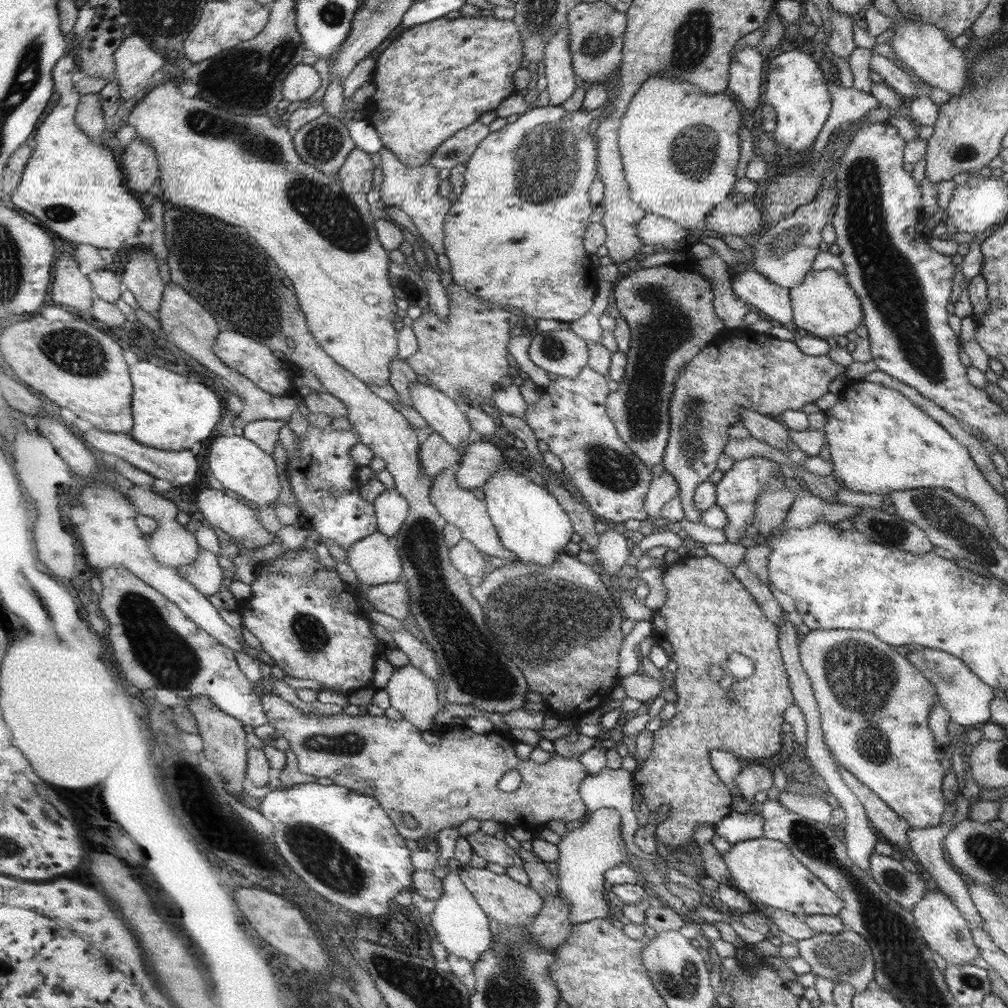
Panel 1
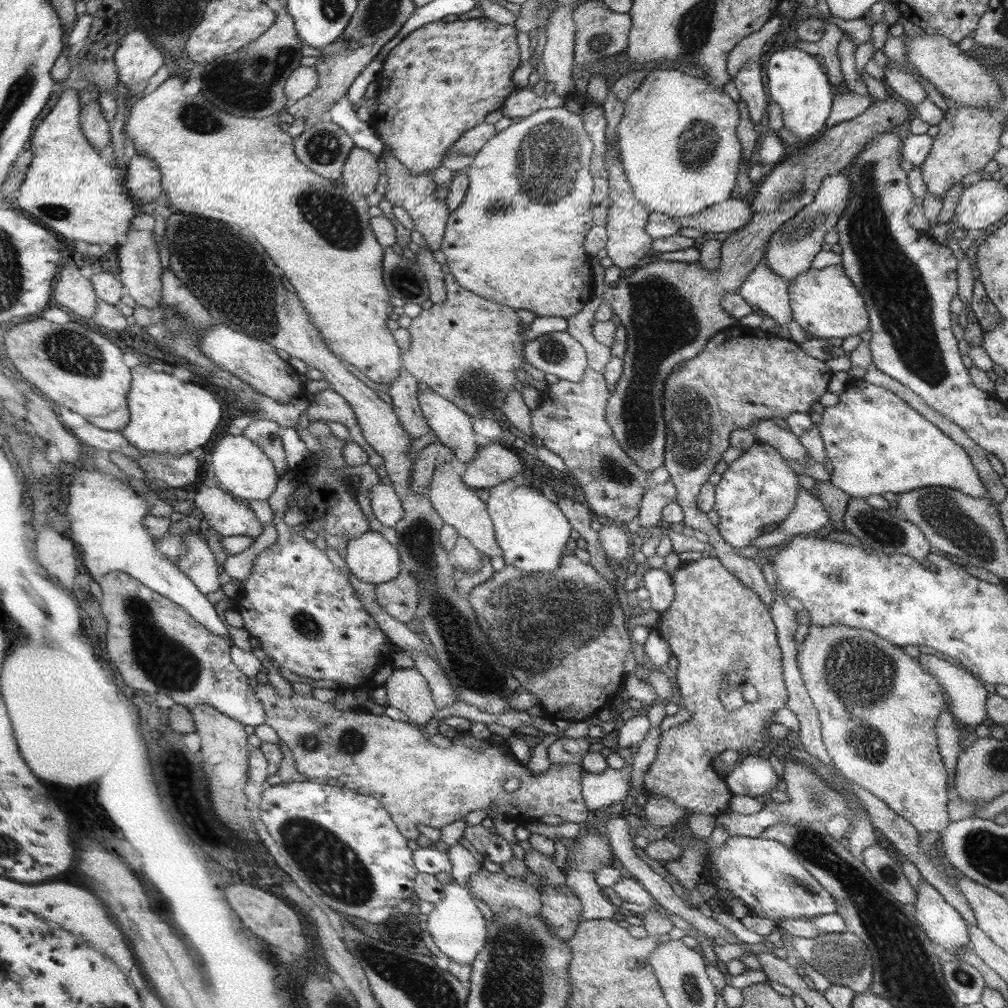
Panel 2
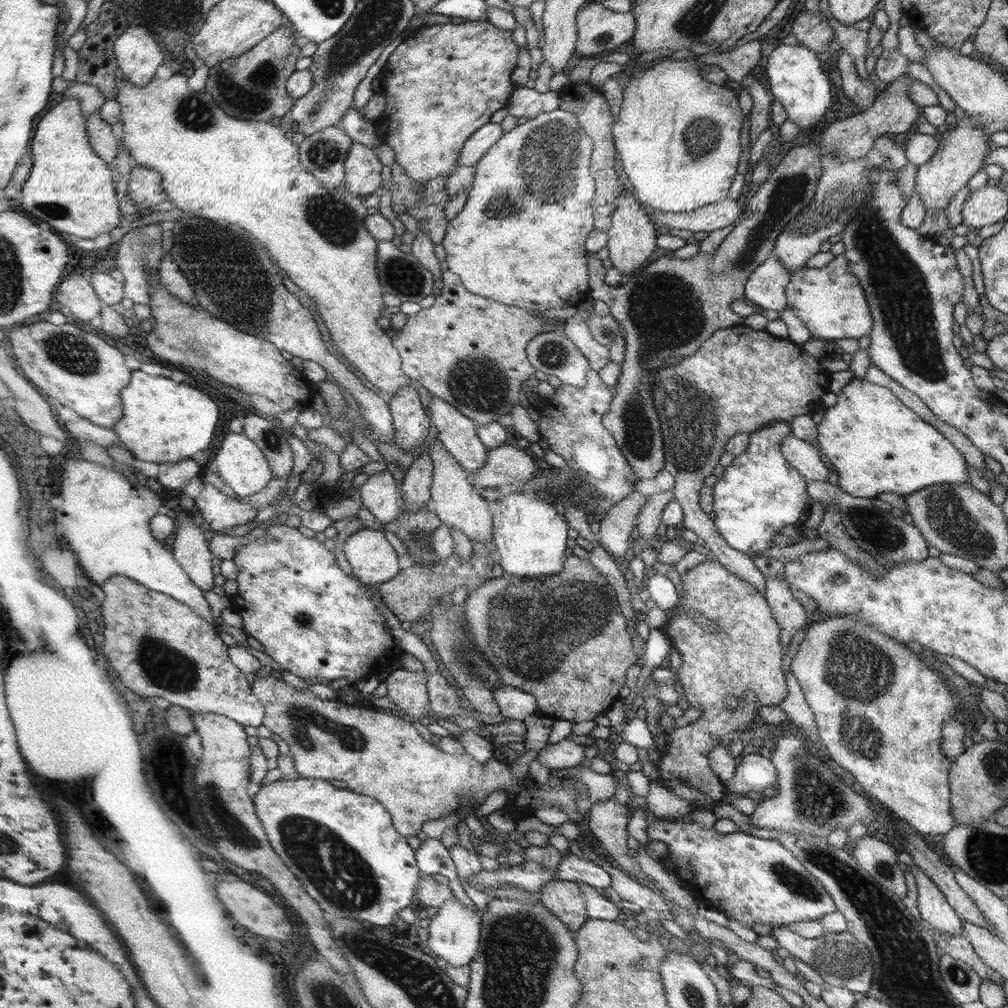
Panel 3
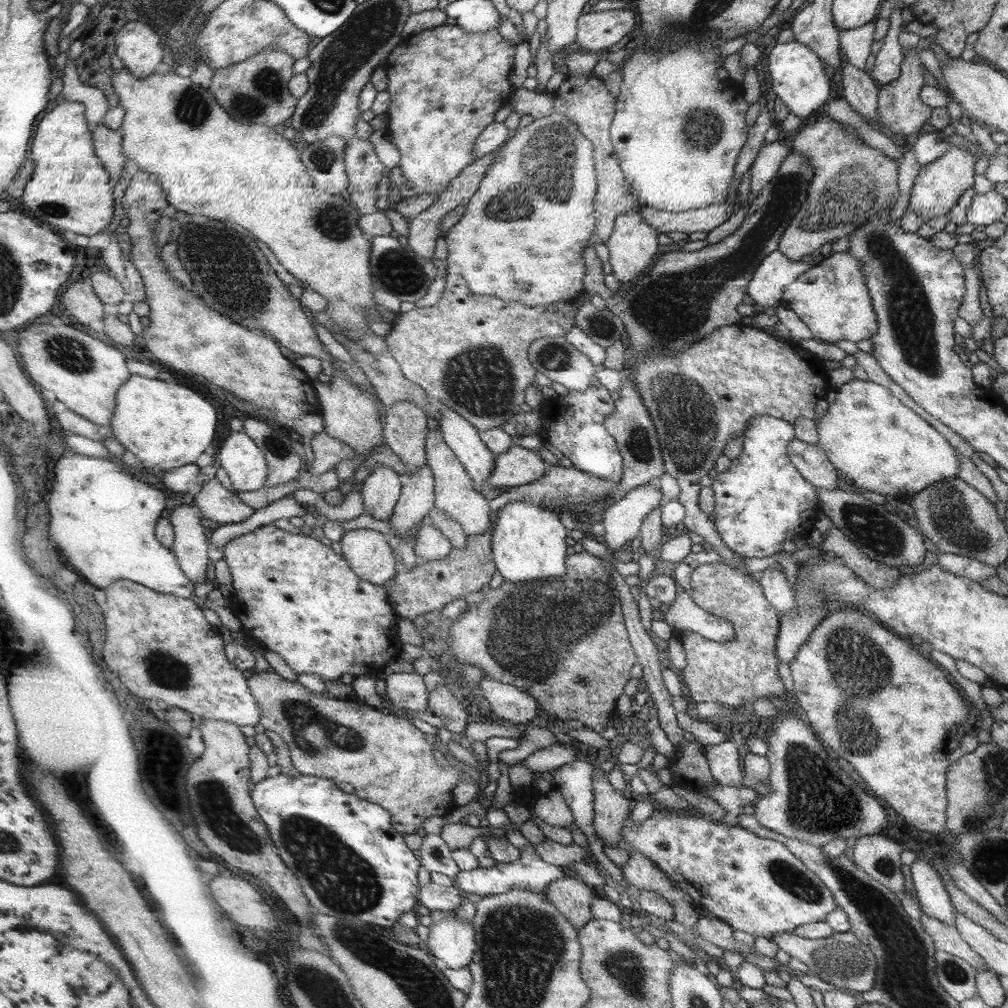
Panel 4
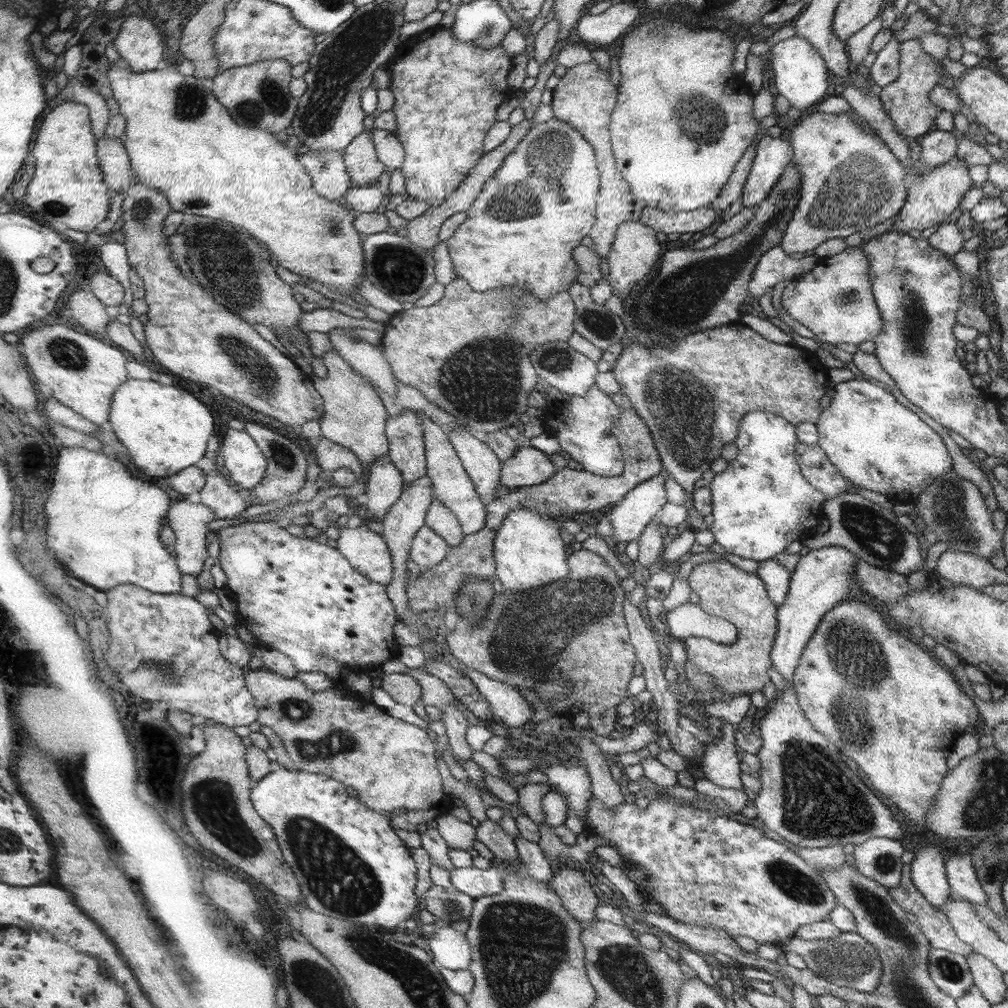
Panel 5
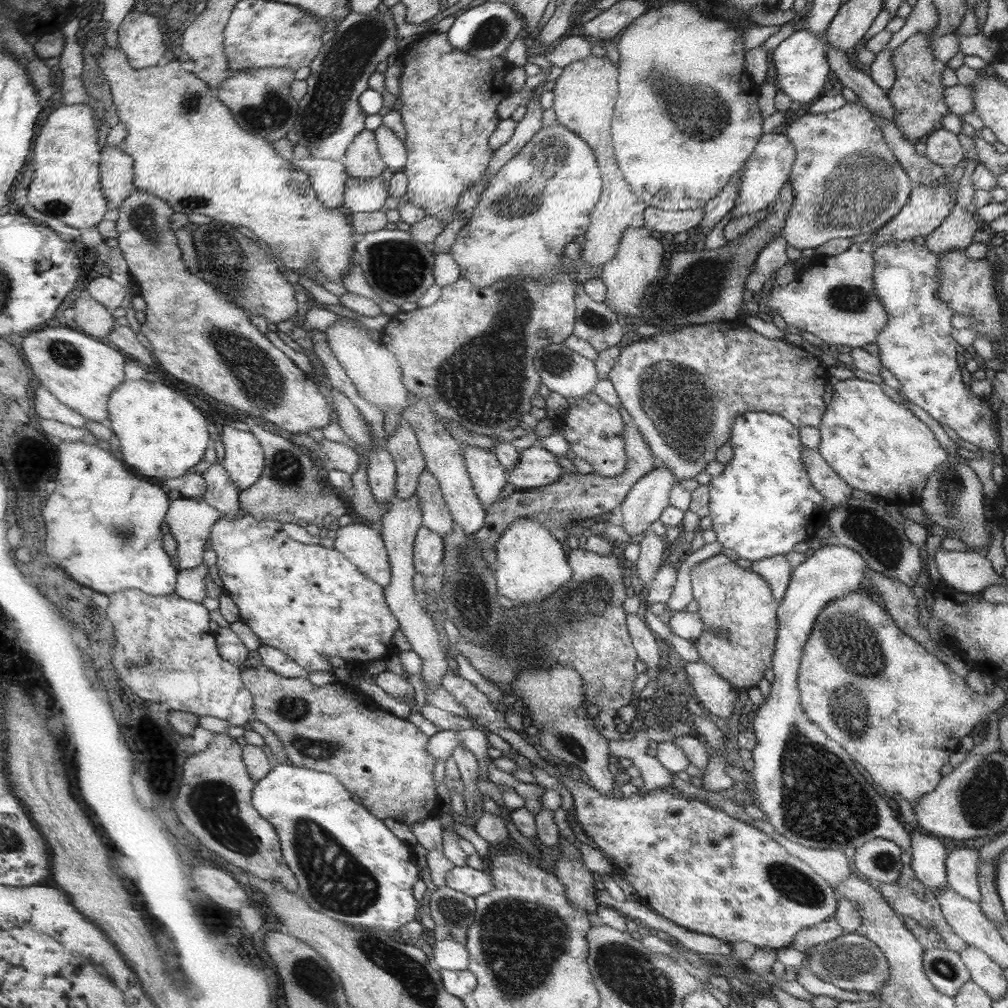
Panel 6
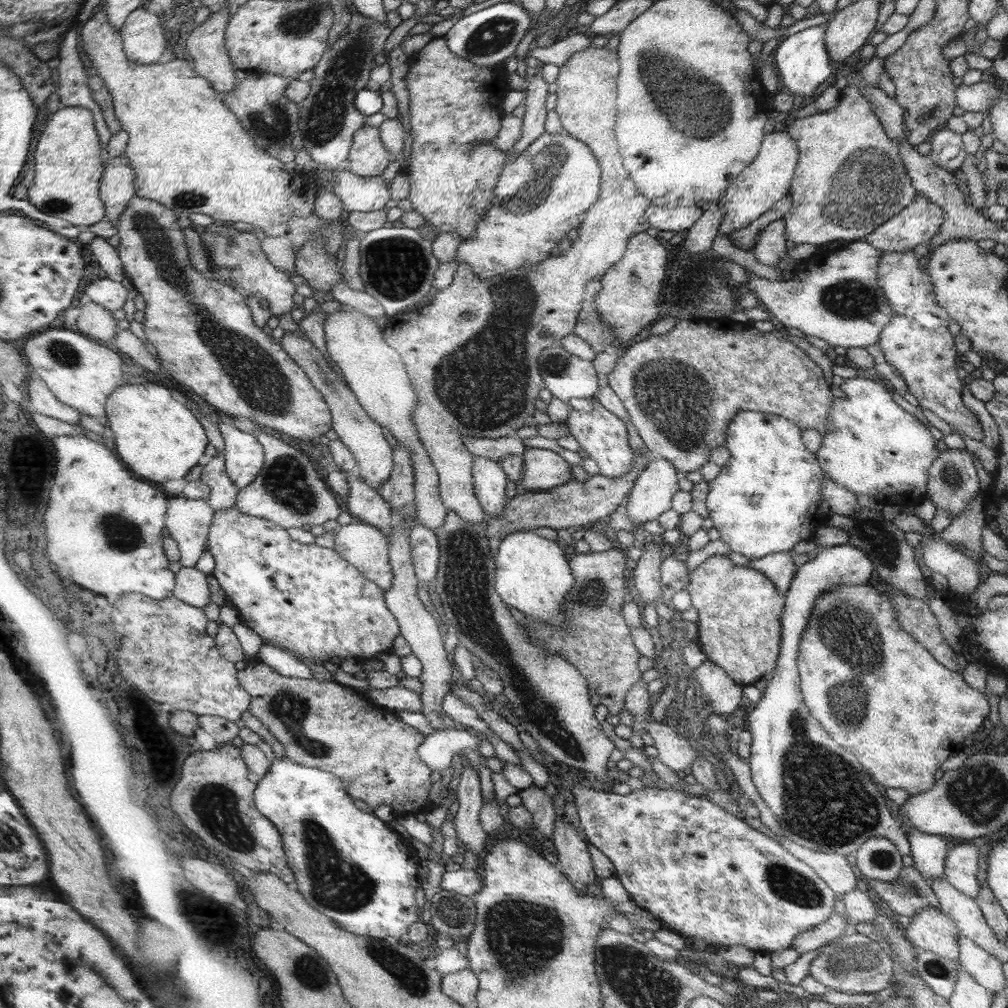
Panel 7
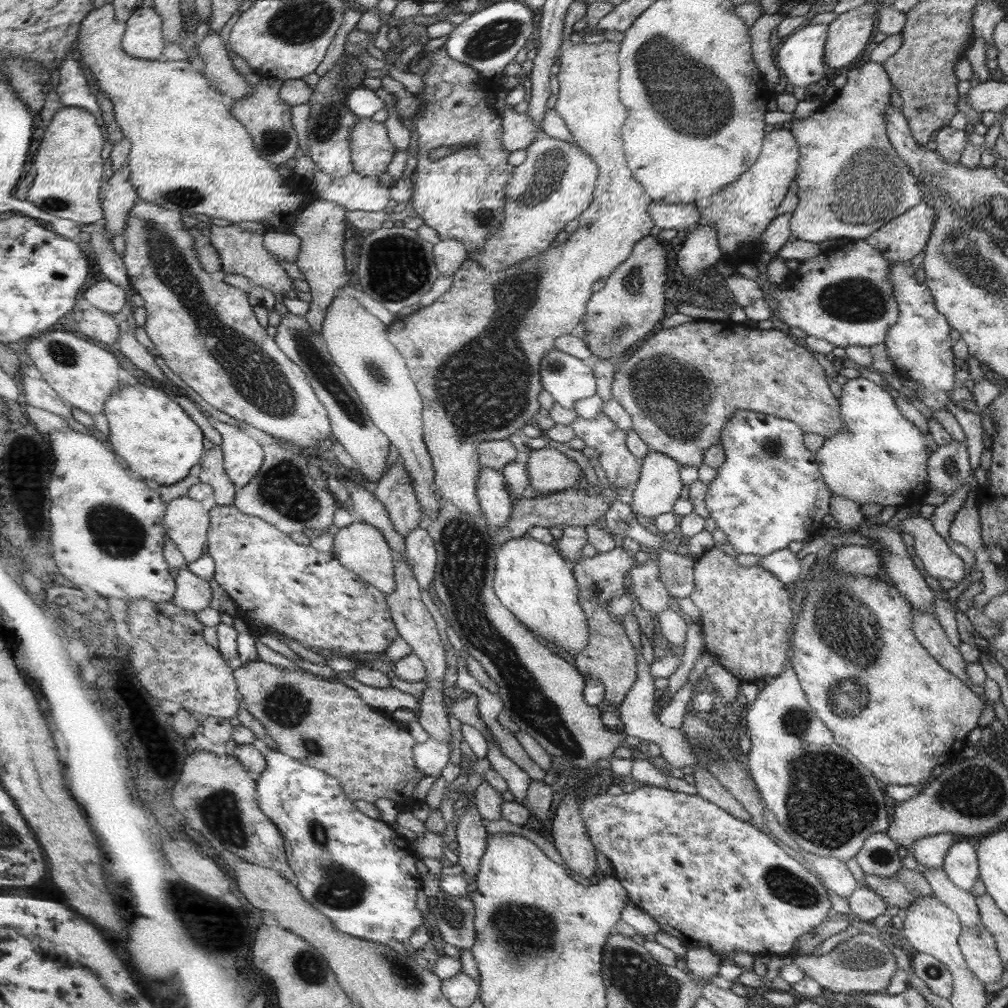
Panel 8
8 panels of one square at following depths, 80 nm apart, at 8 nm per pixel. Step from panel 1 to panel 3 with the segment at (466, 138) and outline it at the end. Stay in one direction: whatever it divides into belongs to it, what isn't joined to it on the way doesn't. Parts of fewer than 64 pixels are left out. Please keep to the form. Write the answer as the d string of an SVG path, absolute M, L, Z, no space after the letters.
M491 122L482 126L460 152L459 167L475 167L505 135L502 124Z

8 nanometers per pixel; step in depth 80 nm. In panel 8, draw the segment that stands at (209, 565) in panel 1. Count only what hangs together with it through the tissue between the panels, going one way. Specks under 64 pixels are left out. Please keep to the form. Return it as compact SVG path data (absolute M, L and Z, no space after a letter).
M187 494L168 503L166 534L177 544L188 564L205 555L210 529L210 504L193 500Z

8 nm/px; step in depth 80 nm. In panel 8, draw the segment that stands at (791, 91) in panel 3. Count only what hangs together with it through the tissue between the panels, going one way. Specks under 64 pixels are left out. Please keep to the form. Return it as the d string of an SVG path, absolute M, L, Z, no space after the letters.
M808 24L782 39L781 47L776 52L775 64L780 76L786 77L786 85L805 88L825 74L823 44L826 44L828 32L828 24Z

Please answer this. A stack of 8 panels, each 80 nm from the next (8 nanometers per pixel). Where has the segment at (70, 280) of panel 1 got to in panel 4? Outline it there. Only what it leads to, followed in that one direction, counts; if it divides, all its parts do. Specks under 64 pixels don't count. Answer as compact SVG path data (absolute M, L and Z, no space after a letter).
M71 281L64 290L67 292L62 292L60 301L65 309L69 310L69 315L72 315L80 324L89 327L89 324L95 320L105 322L104 303L97 297L89 281Z

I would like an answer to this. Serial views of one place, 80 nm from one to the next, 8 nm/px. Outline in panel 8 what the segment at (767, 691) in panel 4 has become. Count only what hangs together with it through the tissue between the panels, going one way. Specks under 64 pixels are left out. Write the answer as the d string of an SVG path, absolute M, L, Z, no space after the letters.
M711 548L699 556L694 562L694 589L688 596L697 608L698 623L702 627L704 652L713 656L727 672L730 672L741 682L753 682L762 676L775 678L784 670L788 662L790 650L790 635L793 613L789 594L783 588L784 584L775 578L771 571L759 565L742 567L735 558L726 556Z

